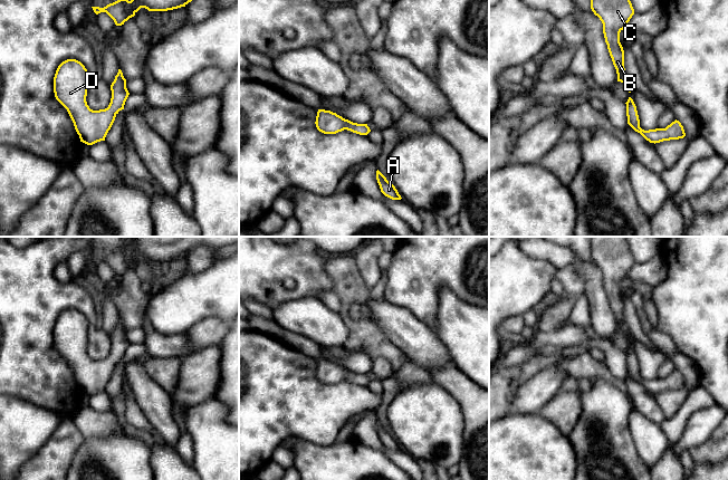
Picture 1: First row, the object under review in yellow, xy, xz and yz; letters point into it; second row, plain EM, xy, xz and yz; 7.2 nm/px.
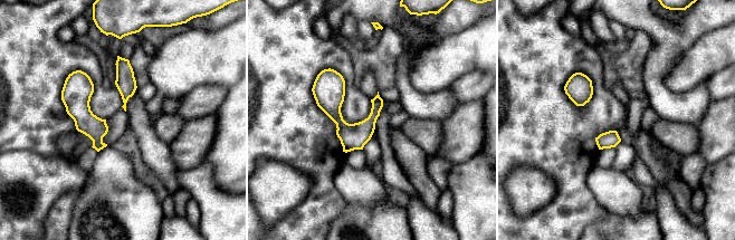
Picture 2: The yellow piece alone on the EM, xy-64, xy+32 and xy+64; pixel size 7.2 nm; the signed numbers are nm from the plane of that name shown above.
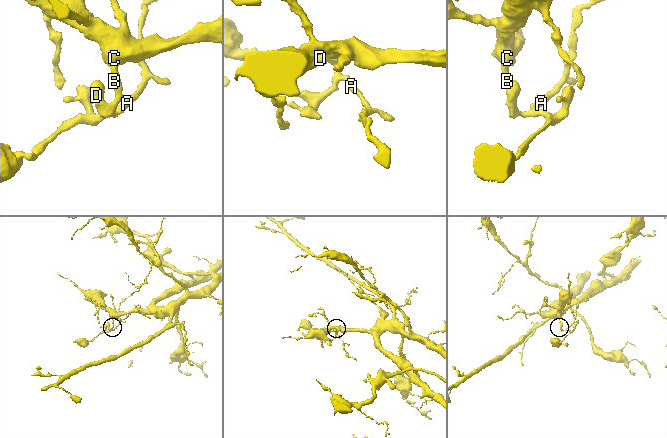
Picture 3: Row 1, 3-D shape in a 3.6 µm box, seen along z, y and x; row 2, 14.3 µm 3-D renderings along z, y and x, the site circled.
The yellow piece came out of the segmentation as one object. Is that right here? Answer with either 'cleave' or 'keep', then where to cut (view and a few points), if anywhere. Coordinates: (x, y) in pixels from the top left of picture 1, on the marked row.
keep | no cut

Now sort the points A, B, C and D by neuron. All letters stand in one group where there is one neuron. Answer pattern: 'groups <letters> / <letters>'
groups A B C D

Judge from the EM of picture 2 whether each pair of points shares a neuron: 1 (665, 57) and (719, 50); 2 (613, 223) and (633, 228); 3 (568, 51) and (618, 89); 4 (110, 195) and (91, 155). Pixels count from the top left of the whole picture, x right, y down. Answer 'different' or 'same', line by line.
1: different
2: same
3: different
4: different

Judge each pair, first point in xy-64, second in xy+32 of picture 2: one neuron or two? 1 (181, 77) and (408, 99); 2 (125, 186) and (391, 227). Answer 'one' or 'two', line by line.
1: two
2: one

